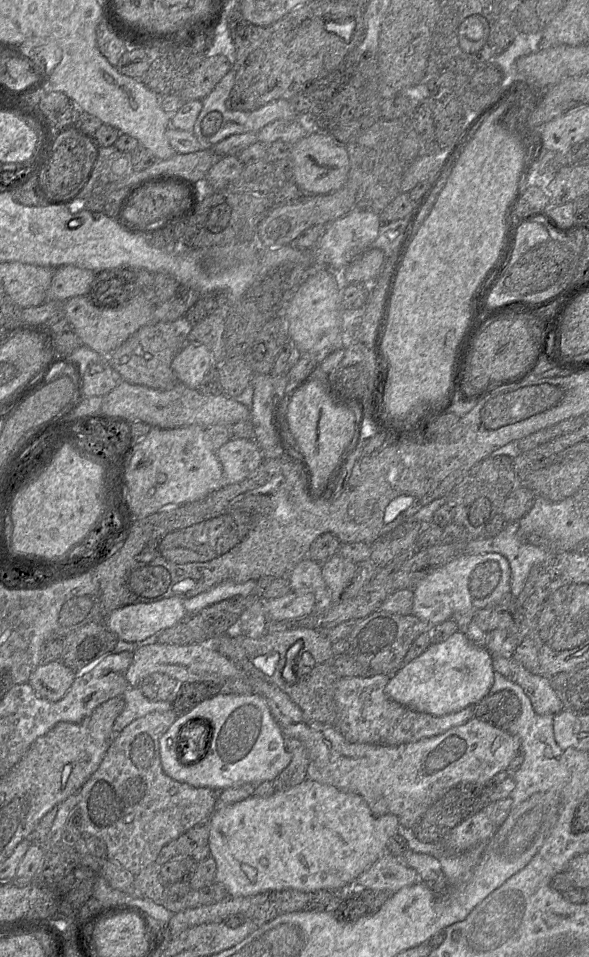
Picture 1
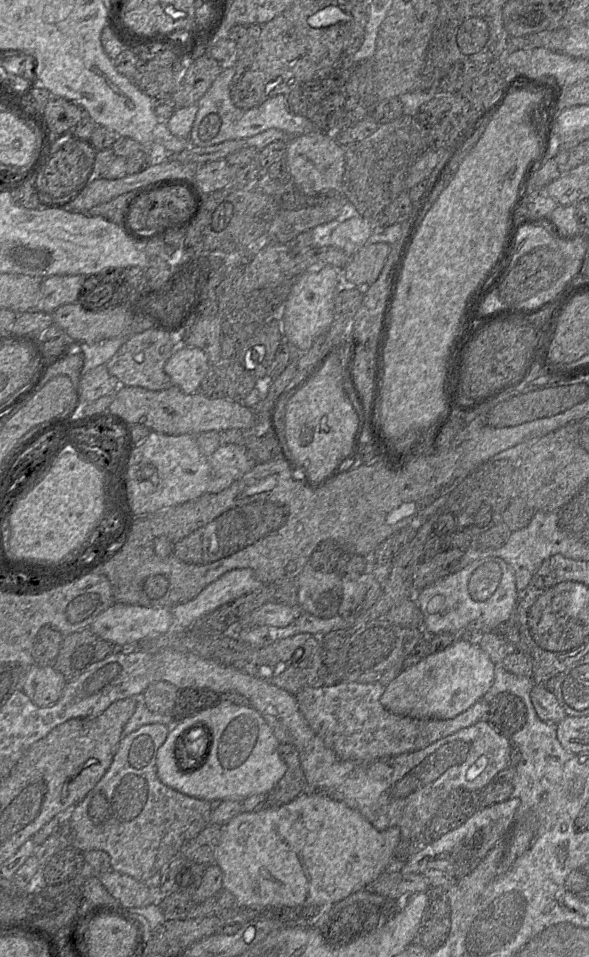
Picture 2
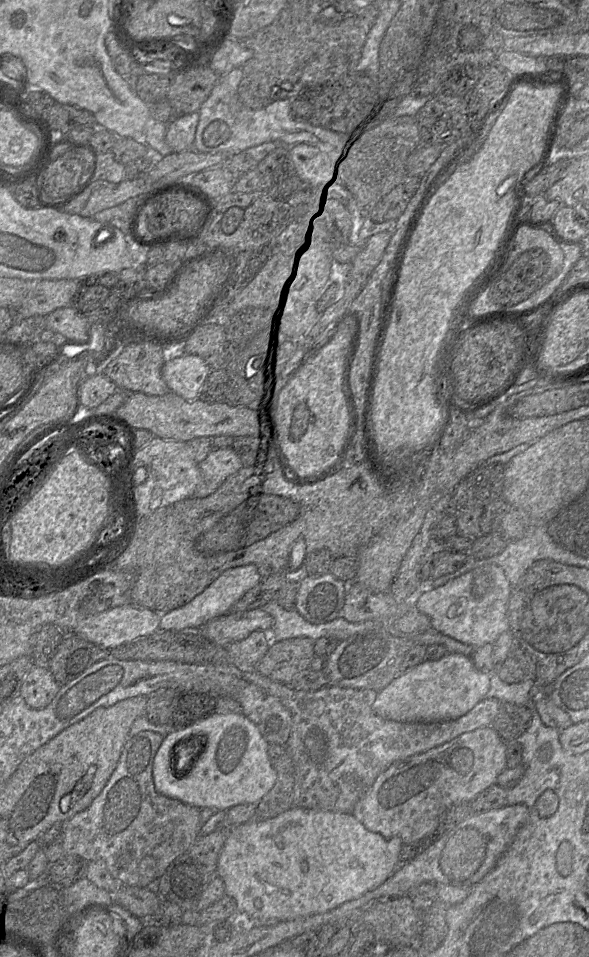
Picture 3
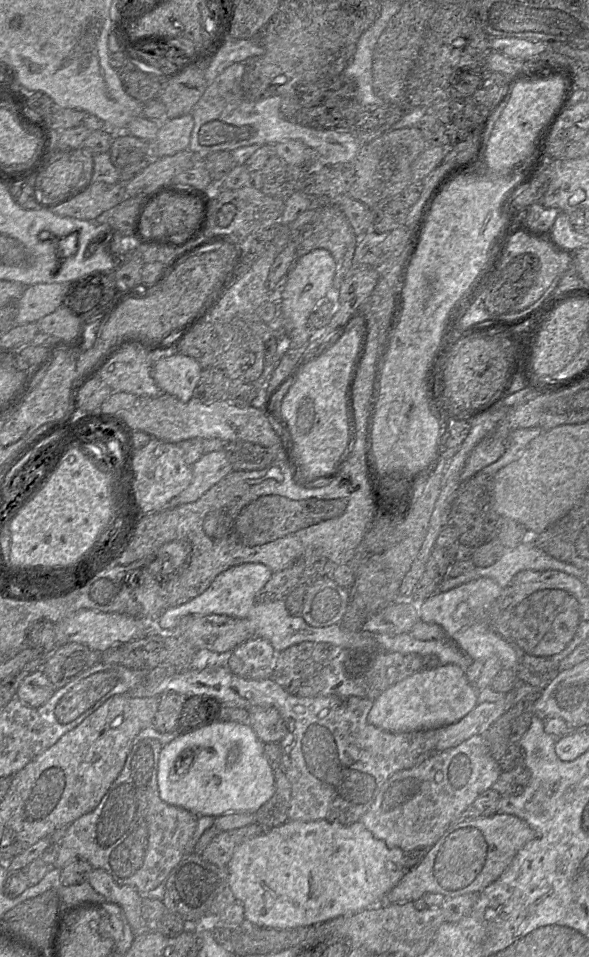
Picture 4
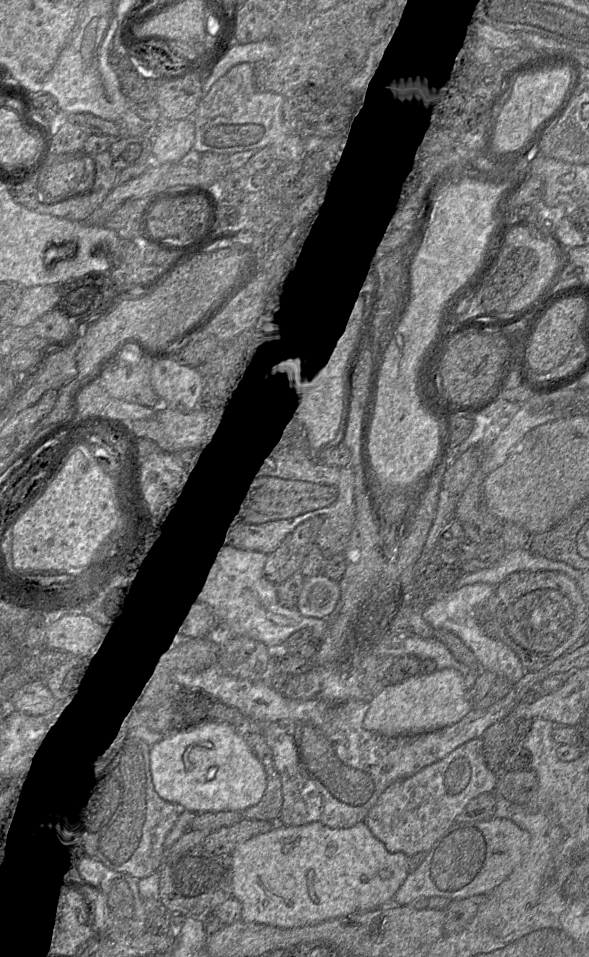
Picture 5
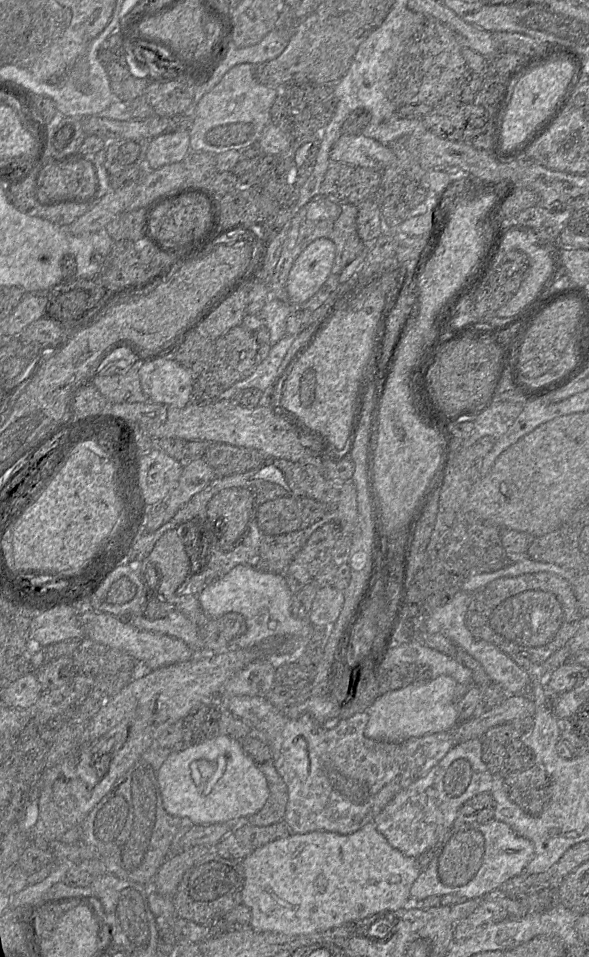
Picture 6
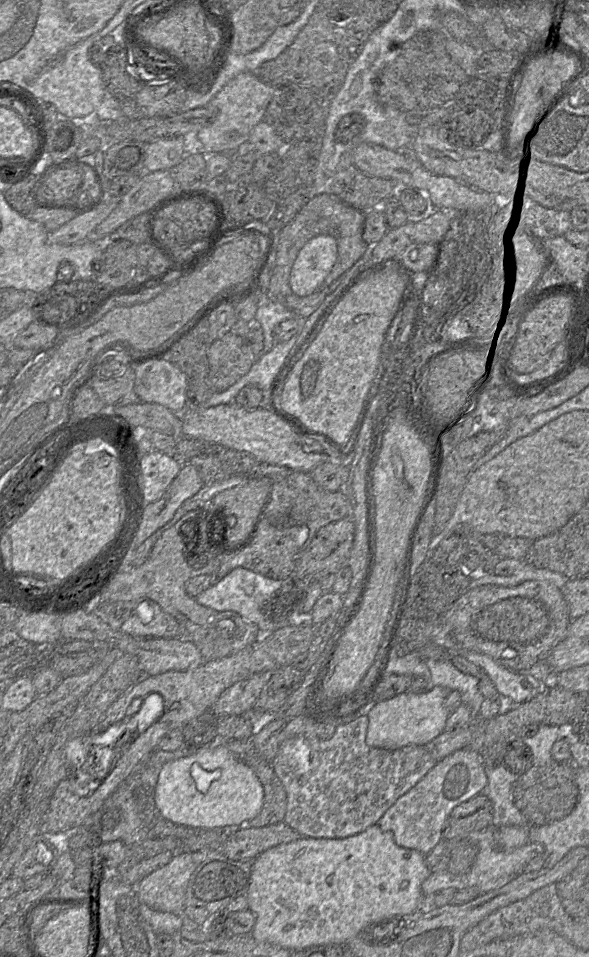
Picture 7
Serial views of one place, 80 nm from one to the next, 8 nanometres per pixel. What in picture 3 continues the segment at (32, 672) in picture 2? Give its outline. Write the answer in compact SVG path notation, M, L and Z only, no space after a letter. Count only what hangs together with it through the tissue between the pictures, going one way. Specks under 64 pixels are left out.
M34 666L22 684L21 696L31 708L42 709L52 702L60 686L49 669Z

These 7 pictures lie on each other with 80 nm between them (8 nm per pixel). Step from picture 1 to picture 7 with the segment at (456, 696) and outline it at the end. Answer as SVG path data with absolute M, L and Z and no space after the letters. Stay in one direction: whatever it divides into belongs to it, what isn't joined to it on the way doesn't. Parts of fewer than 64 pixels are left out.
M433 686L423 693L404 692L377 703L368 713L366 744L374 748L396 750L409 745L426 746L444 730L449 712L444 701L449 690Z

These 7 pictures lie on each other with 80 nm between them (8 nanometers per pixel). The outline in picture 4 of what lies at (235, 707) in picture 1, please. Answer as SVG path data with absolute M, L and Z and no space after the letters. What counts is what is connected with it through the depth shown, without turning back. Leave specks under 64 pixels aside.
M214 721L186 734L180 734L162 746L157 769L159 794L165 802L183 807L194 815L217 816L227 811L255 811L275 791L275 778L264 754L264 743L246 724Z

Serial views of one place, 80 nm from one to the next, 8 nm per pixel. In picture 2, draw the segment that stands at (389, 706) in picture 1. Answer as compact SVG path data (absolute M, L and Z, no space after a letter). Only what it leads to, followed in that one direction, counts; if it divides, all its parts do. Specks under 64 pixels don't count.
M340 682L330 686L309 687L299 691L294 697L308 725L325 745L340 759L361 764L425 748L485 720L489 712L489 703L481 699L452 719L400 716L388 711L380 703L385 687L379 683Z

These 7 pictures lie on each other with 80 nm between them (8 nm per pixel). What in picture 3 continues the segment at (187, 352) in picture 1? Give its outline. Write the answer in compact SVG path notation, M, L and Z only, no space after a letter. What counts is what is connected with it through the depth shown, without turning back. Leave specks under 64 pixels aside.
M184 354L164 363L162 378L172 393L186 401L193 401L198 399L201 387L211 370L199 356Z

